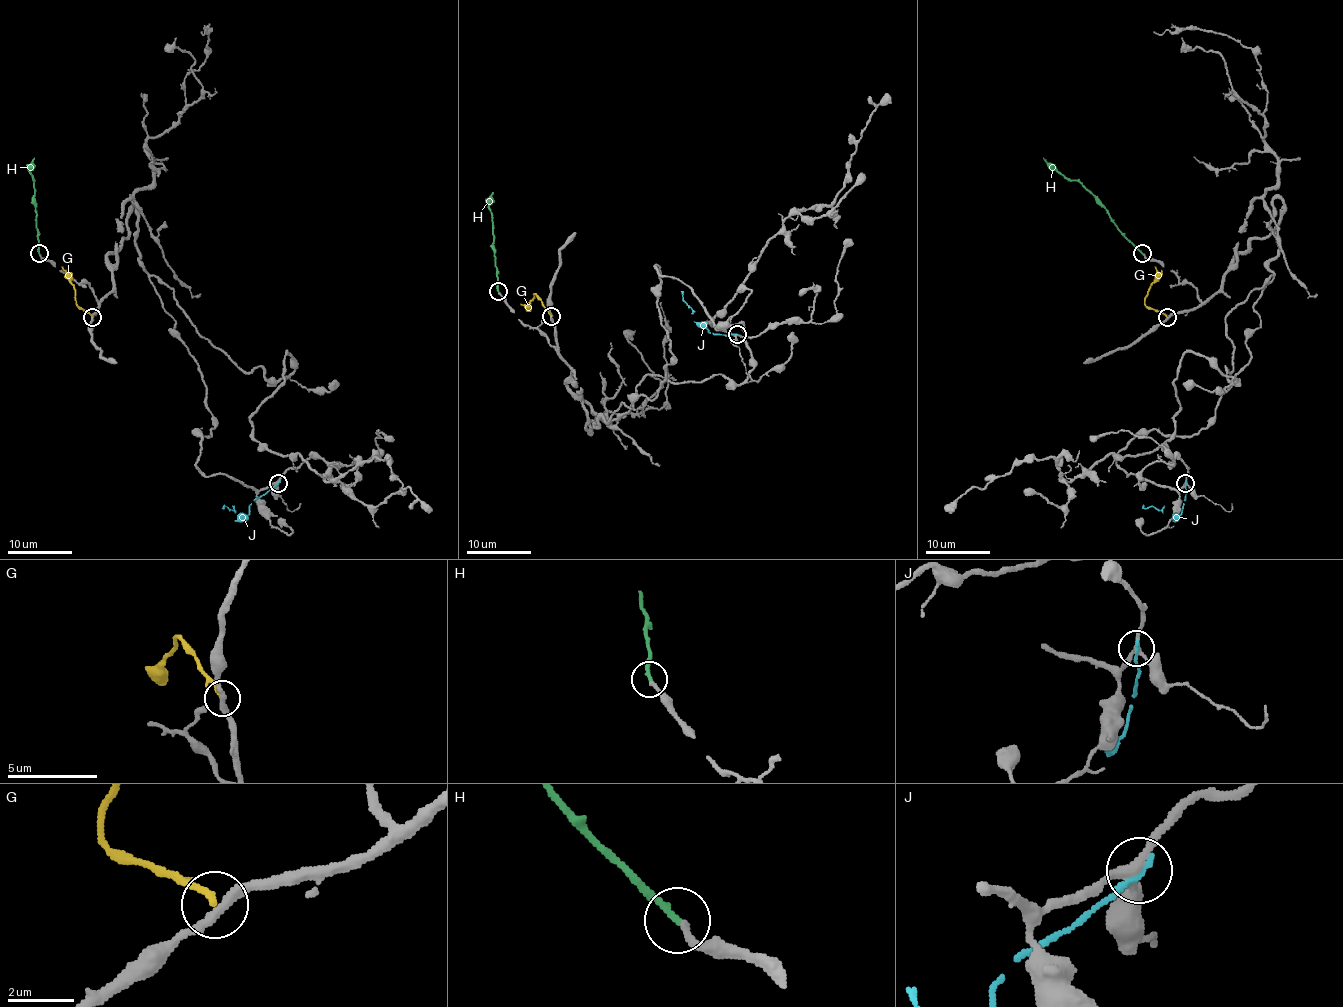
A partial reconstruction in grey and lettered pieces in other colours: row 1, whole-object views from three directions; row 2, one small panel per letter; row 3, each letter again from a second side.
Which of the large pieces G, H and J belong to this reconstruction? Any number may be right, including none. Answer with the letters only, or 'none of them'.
H

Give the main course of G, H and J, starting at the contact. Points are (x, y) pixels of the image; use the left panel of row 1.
G: (91, 317), (75, 303), (75, 290), (62, 267)
H: (39, 254), (29, 171), (29, 163), (34, 158)
J: (278, 483), (251, 503), (247, 514), (238, 514), (226, 506), (223, 507), (225, 504)

